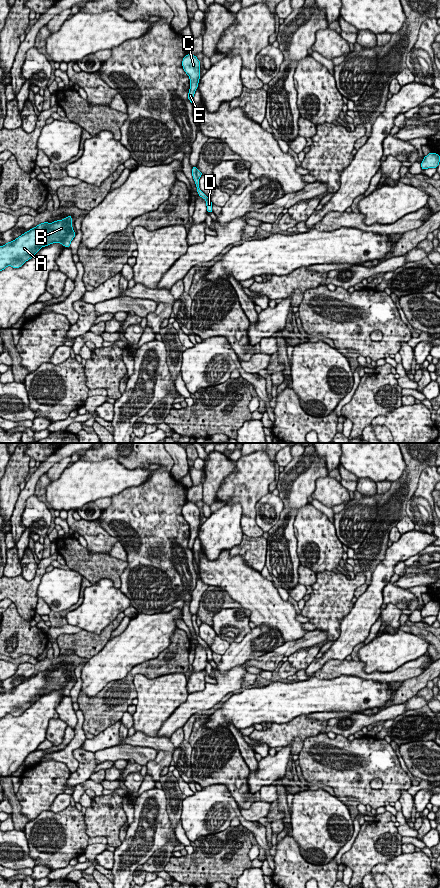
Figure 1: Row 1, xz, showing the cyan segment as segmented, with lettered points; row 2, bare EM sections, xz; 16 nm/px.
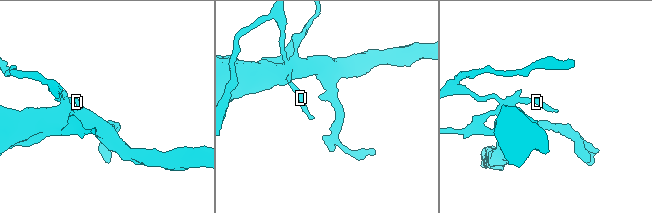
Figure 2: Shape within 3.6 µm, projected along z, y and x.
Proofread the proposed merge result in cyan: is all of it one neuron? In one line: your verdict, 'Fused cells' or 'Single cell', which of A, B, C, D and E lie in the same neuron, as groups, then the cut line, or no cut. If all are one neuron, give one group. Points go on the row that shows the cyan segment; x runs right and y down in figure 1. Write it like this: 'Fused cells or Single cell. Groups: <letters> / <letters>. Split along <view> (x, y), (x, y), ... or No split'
Fused cells. Groups: A B / C D E. Split along xz (196, 169), (198, 179)

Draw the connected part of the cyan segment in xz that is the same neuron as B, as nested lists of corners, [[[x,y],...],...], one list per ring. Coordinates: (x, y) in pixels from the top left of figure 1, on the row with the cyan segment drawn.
[[[72,217],[52,223],[44,222],[25,232],[15,240],[0,246],[0,271],[7,266],[15,269],[31,259],[42,247],[53,243],[61,243],[70,247],[76,233],[72,227]]]

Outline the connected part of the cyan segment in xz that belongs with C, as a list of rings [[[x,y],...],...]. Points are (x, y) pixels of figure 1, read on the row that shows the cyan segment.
[[[187,54],[182,60],[182,67],[190,79],[188,100],[192,103],[200,79],[200,61],[195,55]]]

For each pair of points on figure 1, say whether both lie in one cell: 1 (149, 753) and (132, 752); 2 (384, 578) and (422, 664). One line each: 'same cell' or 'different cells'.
1: same cell
2: different cells

